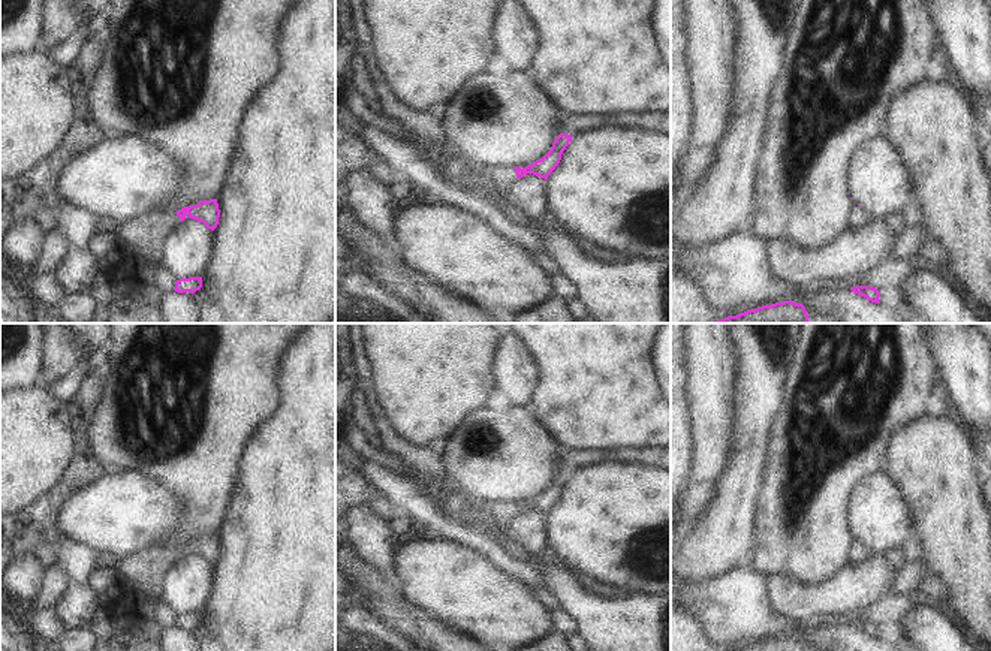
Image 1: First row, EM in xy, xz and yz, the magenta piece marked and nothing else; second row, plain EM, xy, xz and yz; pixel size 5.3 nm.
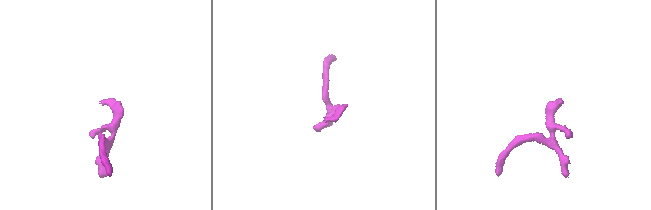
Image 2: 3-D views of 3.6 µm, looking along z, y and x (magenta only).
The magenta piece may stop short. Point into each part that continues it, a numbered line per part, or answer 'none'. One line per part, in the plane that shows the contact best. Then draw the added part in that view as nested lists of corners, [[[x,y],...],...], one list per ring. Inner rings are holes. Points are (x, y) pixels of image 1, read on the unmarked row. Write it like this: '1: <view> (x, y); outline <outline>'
1: xz (503, 511); outline [[[473,498],[476,506],[496,519],[509,522],[516,515],[516,507],[512,501],[485,501]]]

